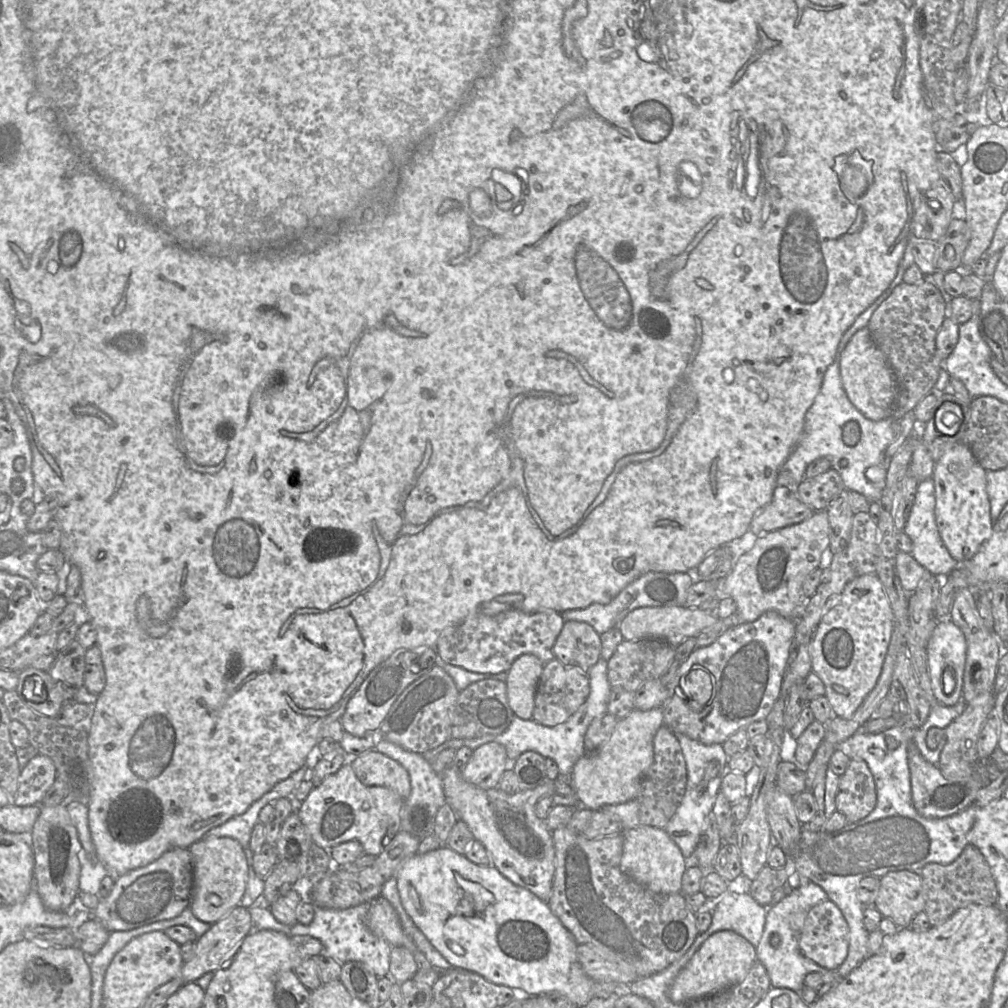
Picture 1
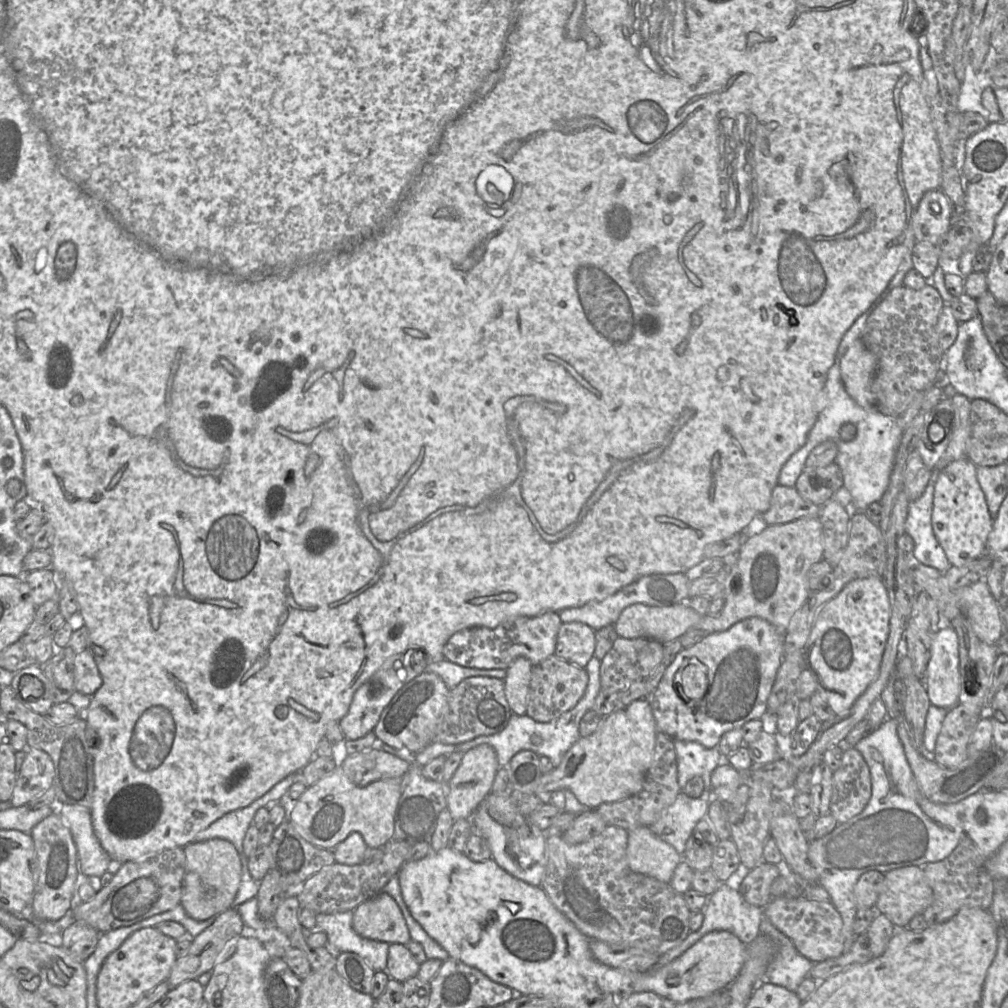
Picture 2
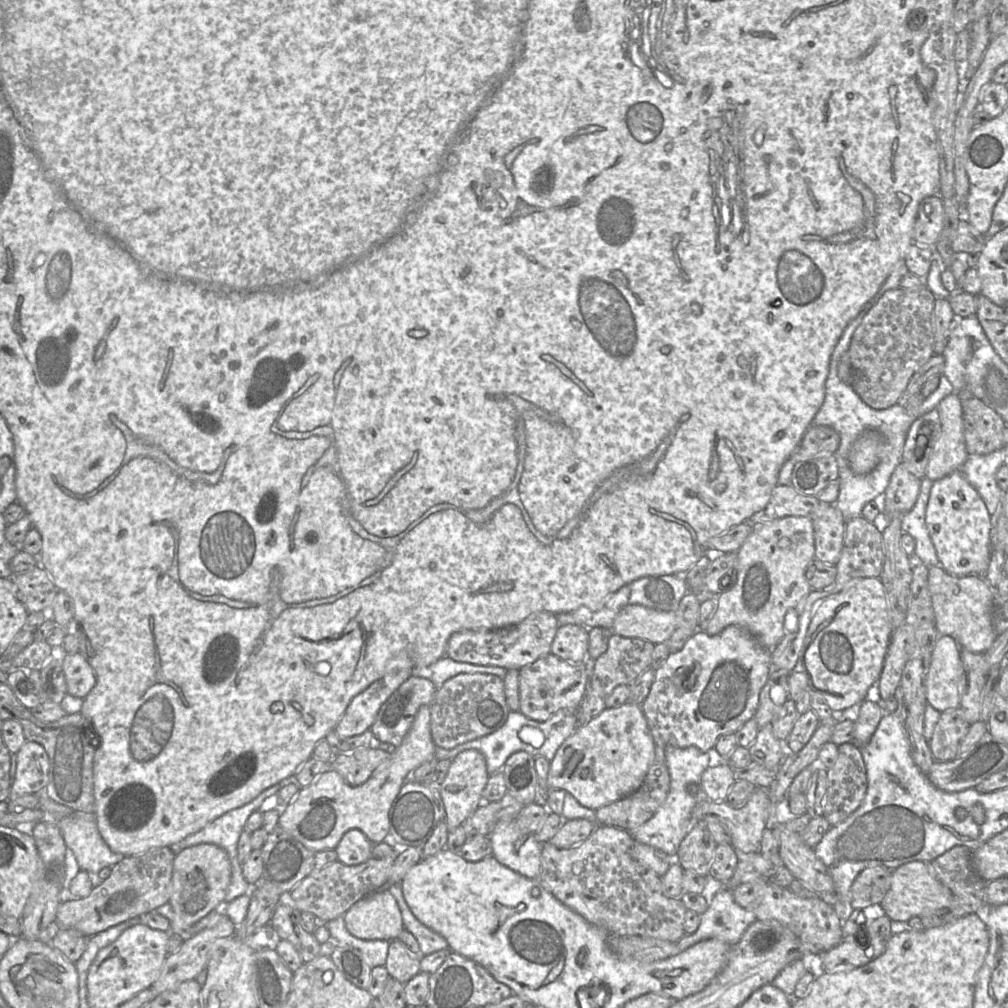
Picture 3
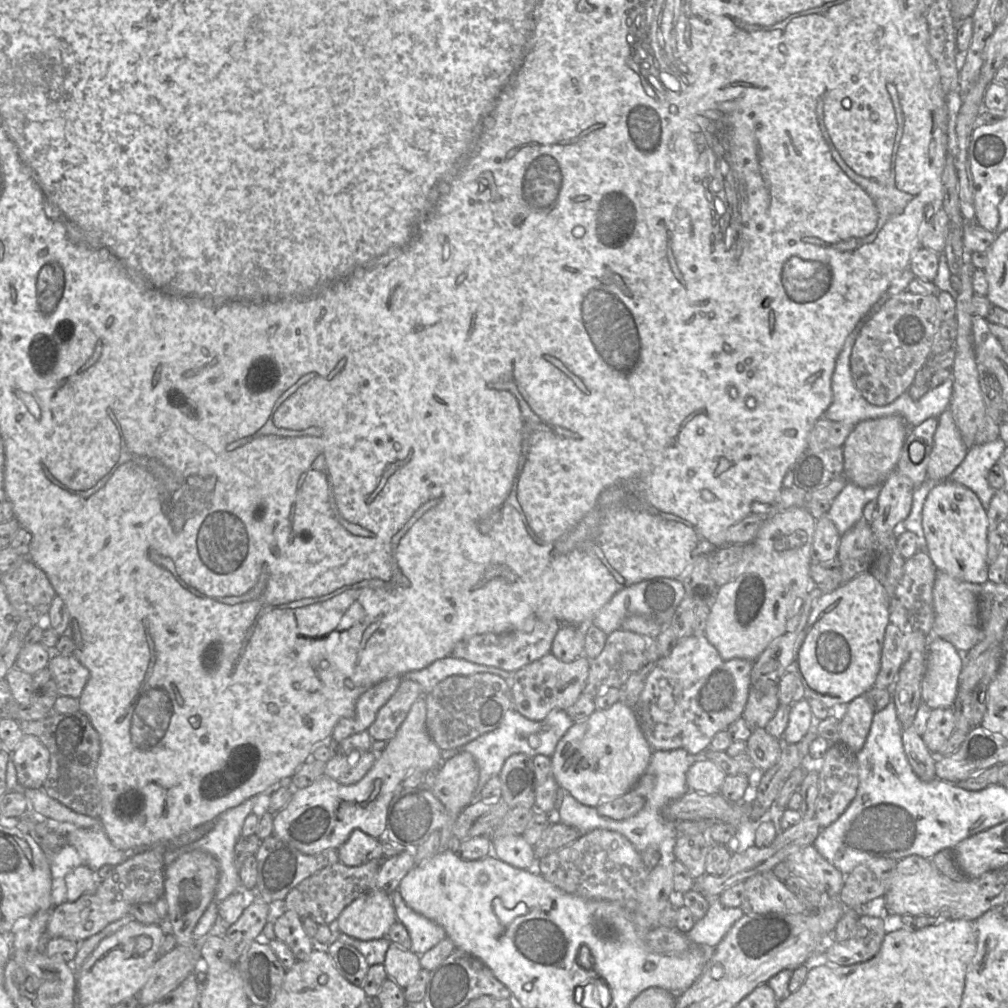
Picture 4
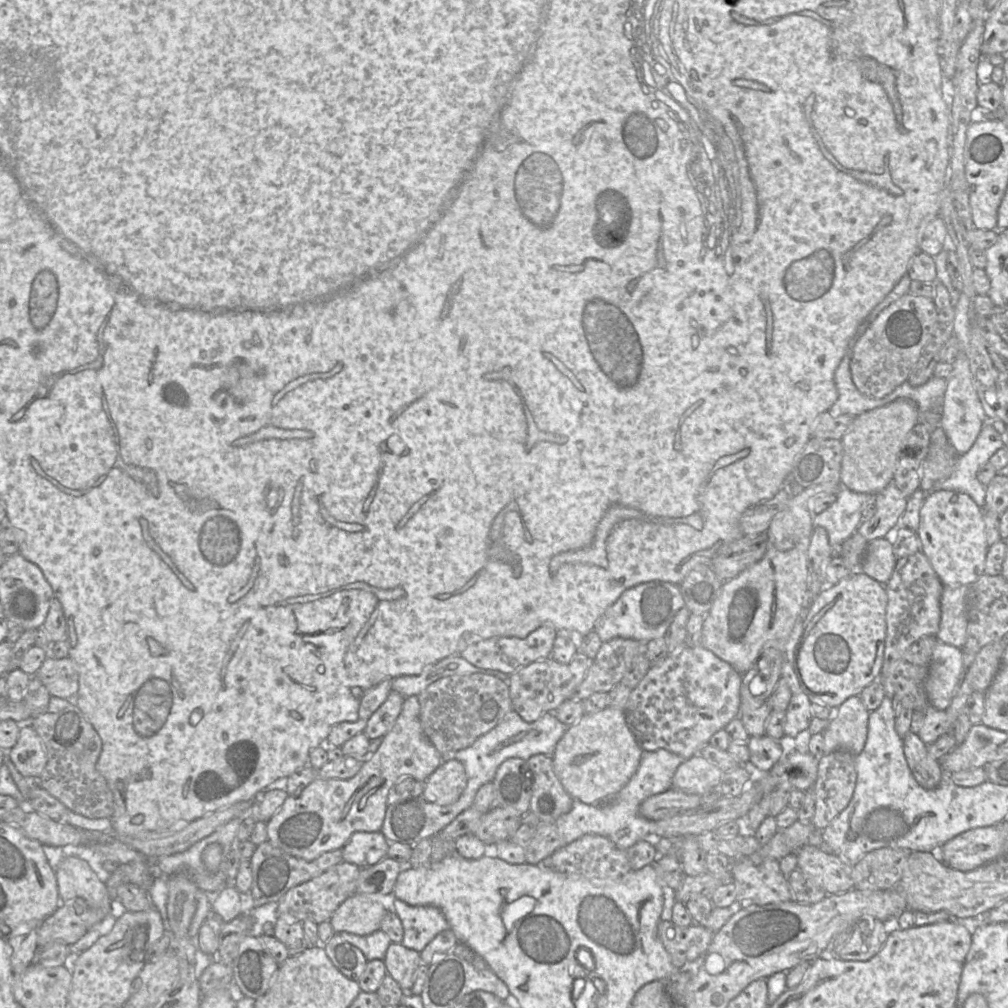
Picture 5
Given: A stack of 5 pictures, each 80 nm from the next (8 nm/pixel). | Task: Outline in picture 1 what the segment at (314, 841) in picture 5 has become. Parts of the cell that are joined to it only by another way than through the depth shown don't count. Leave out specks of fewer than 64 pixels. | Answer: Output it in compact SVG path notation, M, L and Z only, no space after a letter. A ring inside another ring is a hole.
M349 760L333 774L315 785L309 795L296 806L297 814L312 839L322 848L331 849L339 843L358 840L366 854L378 856L400 831L403 799L393 790L383 786L366 786L355 775Z

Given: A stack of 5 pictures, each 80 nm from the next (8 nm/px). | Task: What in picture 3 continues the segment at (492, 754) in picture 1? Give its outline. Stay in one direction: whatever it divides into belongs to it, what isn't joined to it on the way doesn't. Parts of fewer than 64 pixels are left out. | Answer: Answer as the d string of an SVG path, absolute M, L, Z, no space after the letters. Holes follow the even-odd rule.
M465 750L451 760L444 781L440 785L440 795L445 807L445 821L448 834L460 826L477 808L484 803L482 792L489 780L486 759L477 750Z

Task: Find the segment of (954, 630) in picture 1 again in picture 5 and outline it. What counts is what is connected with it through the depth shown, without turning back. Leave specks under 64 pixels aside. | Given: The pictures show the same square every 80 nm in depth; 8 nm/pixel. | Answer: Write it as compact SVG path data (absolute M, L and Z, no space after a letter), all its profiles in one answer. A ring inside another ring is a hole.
M938 641L933 648L924 687L930 706L945 711L962 669L962 650Z

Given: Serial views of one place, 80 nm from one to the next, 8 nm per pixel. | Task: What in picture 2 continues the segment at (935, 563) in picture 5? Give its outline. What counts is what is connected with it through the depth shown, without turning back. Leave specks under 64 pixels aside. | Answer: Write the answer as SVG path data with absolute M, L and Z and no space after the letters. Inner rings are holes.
M965 458L949 463L935 476L932 528L951 566L962 566L967 562L980 558L986 549L988 535L992 530L993 522L985 495L977 480L976 468L977 466L969 458Z

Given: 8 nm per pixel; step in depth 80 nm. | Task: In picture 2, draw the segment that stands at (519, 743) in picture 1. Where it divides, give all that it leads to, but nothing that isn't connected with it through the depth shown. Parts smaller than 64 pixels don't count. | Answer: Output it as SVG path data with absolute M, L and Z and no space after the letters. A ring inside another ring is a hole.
M592 656L585 667L588 675L588 685L583 697L575 707L563 713L556 719L547 723L542 723L533 720L526 714L521 716L513 714L508 724L501 732L489 736L479 736L461 743L461 745L456 747L455 751L467 752L481 744L490 745L496 752L499 768L505 768L507 770L507 766L514 755L520 751L529 750L539 757L545 756L549 758L554 768L559 766L564 755L580 738L580 721L585 713L593 708L595 699L601 690L600 664L601 660Z

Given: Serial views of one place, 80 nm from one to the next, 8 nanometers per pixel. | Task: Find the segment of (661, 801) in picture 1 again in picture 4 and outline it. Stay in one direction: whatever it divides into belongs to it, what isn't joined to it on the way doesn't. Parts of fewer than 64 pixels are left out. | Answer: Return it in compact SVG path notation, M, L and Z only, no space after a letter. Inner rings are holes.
M645 773L630 791L615 799L602 801L596 810L600 816L618 821L635 816L644 808L655 784L656 777Z

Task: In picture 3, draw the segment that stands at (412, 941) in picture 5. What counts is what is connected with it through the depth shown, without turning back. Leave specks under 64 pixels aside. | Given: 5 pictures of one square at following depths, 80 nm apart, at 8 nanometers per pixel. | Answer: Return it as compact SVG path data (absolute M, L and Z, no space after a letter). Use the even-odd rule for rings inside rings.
M400 883L388 884L387 890L396 899L401 911L404 928L408 930L418 941L424 955L432 954L439 950L449 949L444 937L421 923L407 905Z

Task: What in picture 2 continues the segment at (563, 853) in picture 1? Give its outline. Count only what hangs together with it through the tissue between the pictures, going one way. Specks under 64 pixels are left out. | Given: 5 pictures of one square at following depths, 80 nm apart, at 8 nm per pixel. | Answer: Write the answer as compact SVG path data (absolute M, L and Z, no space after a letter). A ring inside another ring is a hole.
M607 826L599 835L580 844L568 844L561 835L547 835L546 867L540 887L545 891L552 904L590 940L598 940L612 945L627 945L663 955L670 949L680 945L691 933L689 927L691 910L688 907L683 894L676 892L669 884L643 874L635 873L629 868L626 856L627 843L628 831L617 826Z

